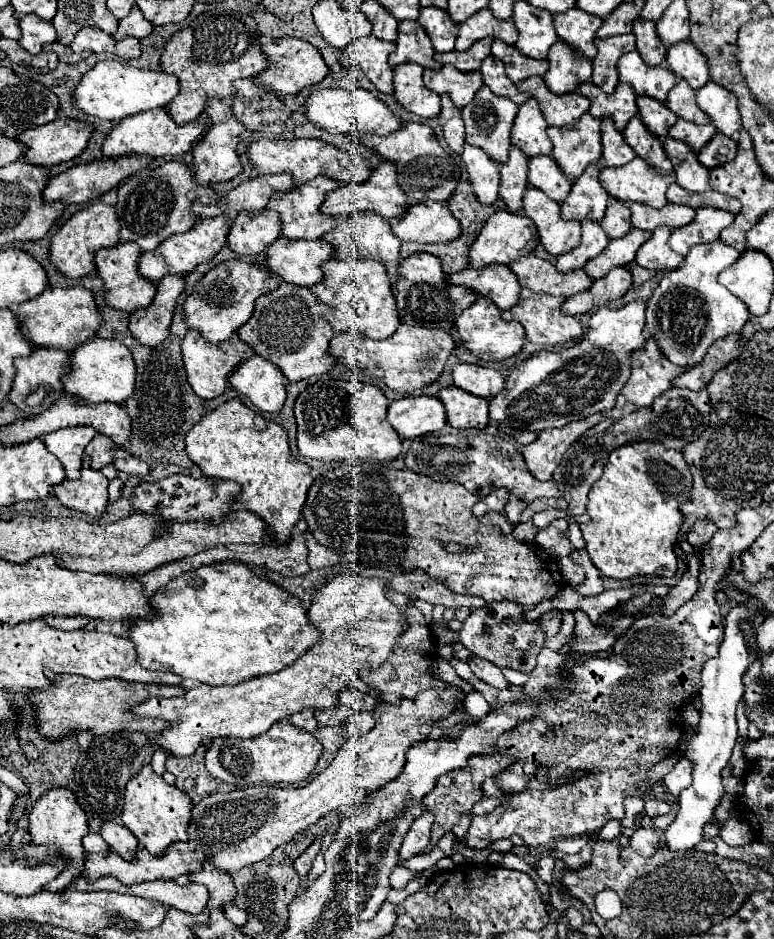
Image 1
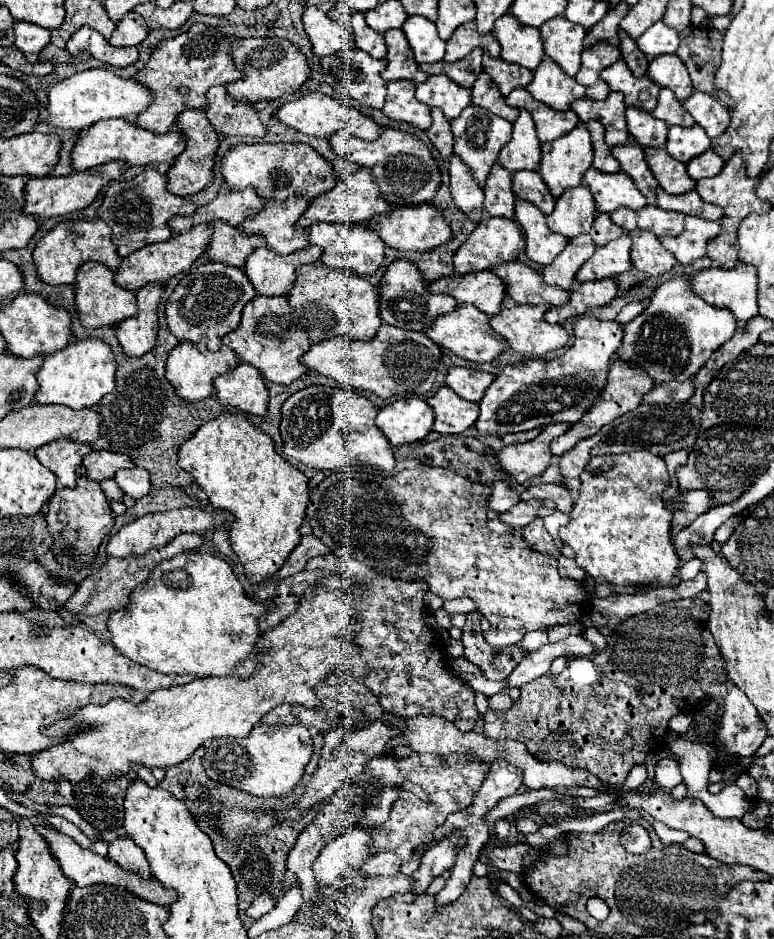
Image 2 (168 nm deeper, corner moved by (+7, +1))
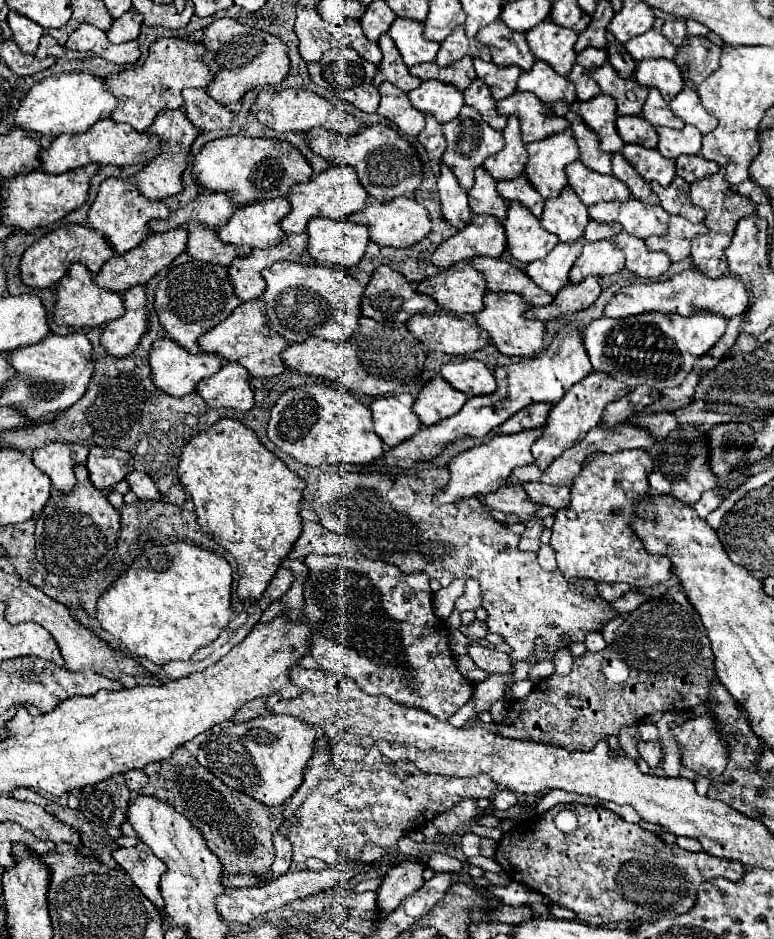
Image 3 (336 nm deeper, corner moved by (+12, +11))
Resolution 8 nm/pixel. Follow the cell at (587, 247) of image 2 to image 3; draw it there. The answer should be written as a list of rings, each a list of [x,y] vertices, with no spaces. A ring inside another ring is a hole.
[[[584,236],[572,244],[560,242],[552,248],[552,252],[544,260],[530,262],[526,274],[542,288],[556,296],[568,284],[568,272],[574,266],[576,258],[582,254],[582,246],[586,244]]]

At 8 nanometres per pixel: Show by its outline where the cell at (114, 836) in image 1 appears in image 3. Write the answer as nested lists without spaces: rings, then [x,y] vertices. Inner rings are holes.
[[[136,844],[134,848],[120,846],[114,850],[114,860],[130,874],[132,882],[140,888],[140,892],[158,908],[162,910],[162,896],[158,890],[160,876],[166,872],[166,866],[160,858],[146,844]]]

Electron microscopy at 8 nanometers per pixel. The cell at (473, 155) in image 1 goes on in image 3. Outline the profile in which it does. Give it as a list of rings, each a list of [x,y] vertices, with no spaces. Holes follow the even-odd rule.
[[[442,164],[440,172],[442,174],[438,176],[438,194],[440,194],[444,218],[452,226],[464,228],[472,218],[472,210],[468,206],[468,192],[458,182],[458,178],[452,174],[450,166]]]

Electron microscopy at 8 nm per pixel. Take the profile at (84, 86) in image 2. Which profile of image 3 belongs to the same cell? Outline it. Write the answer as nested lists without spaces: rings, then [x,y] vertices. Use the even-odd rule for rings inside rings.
[[[86,70],[62,72],[58,76],[44,78],[32,86],[32,90],[22,98],[22,104],[14,114],[14,122],[28,132],[56,138],[60,134],[78,134],[88,130],[100,118],[110,116],[116,104],[118,98],[108,92],[104,78]]]

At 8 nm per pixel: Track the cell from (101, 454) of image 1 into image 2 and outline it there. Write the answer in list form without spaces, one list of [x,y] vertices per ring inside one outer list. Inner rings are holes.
[[[93,450],[91,454],[85,456],[83,466],[87,468],[87,476],[93,482],[113,478],[117,470],[135,468],[135,464],[133,464],[133,460],[129,456],[117,454],[117,452],[107,452],[107,450]]]

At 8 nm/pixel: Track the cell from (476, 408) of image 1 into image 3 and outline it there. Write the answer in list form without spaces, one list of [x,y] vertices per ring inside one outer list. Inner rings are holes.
[[[434,376],[418,394],[414,412],[422,424],[430,426],[454,416],[466,402],[466,394],[452,388],[442,376]]]

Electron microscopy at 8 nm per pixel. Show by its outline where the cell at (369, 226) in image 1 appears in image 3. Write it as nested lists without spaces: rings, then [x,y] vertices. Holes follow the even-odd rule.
[[[312,218],[308,222],[308,252],[318,264],[356,266],[370,242],[368,230],[350,220]]]

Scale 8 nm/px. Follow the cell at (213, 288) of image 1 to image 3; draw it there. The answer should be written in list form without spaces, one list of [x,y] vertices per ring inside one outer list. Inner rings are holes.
[[[190,260],[186,264],[174,266],[166,278],[160,280],[156,288],[154,310],[160,318],[160,324],[172,340],[176,340],[190,354],[198,354],[198,338],[214,328],[218,322],[228,318],[234,308],[240,304],[230,282],[228,266],[218,266],[202,260]]]

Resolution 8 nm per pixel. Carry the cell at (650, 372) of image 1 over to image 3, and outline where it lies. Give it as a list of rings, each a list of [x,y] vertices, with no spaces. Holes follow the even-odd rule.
[[[592,372],[588,374],[582,382],[574,384],[562,398],[562,402],[558,402],[558,406],[552,406],[552,412],[548,414],[548,422],[546,428],[542,432],[542,436],[532,444],[532,454],[534,454],[534,462],[544,470],[554,458],[558,458],[564,450],[572,448],[574,444],[582,442],[584,436],[588,434],[590,428],[598,426],[598,422],[602,420],[602,412],[604,408],[622,398],[624,394],[628,394],[630,388],[624,382],[614,380],[610,374],[606,372]]]

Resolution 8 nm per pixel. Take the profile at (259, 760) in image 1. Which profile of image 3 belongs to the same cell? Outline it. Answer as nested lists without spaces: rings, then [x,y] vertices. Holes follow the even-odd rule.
[[[286,714],[284,716],[258,716],[258,718],[242,722],[242,724],[224,726],[218,734],[212,732],[200,744],[198,762],[200,762],[200,758],[212,758],[212,764],[202,764],[202,766],[206,766],[208,770],[214,770],[216,778],[226,782],[226,786],[234,786],[234,790],[250,794],[252,798],[266,802],[268,806],[278,806],[278,804],[284,804],[286,800],[290,800],[294,790],[302,784],[302,772],[306,768],[306,762],[312,756],[314,740],[316,740],[316,732],[304,720],[298,720],[298,718],[286,716]]]

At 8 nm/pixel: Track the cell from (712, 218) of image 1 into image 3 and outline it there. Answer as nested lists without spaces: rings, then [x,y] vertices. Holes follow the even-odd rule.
[[[670,216],[670,226],[668,232],[662,236],[648,236],[646,244],[650,250],[664,250],[670,254],[672,262],[684,260],[690,256],[690,240],[696,234],[706,234],[708,228],[704,222],[692,224],[682,216]]]

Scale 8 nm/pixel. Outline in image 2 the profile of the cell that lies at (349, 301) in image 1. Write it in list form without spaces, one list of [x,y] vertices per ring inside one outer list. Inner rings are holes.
[[[319,264],[299,266],[295,284],[287,292],[287,300],[291,316],[295,316],[295,326],[303,328],[313,344],[335,336],[371,340],[381,326],[379,294],[375,286],[349,270],[329,270]]]

